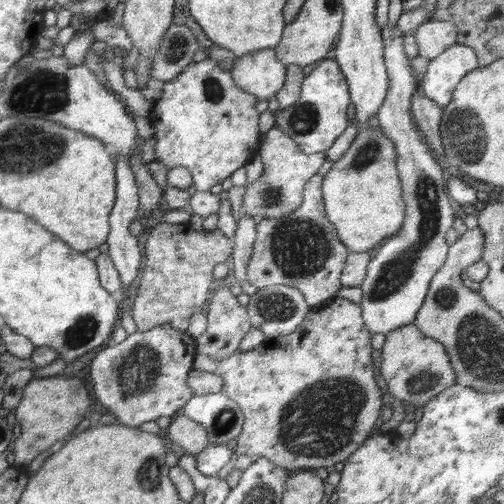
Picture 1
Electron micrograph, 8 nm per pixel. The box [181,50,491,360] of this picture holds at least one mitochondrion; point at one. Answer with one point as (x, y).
(394, 274)

